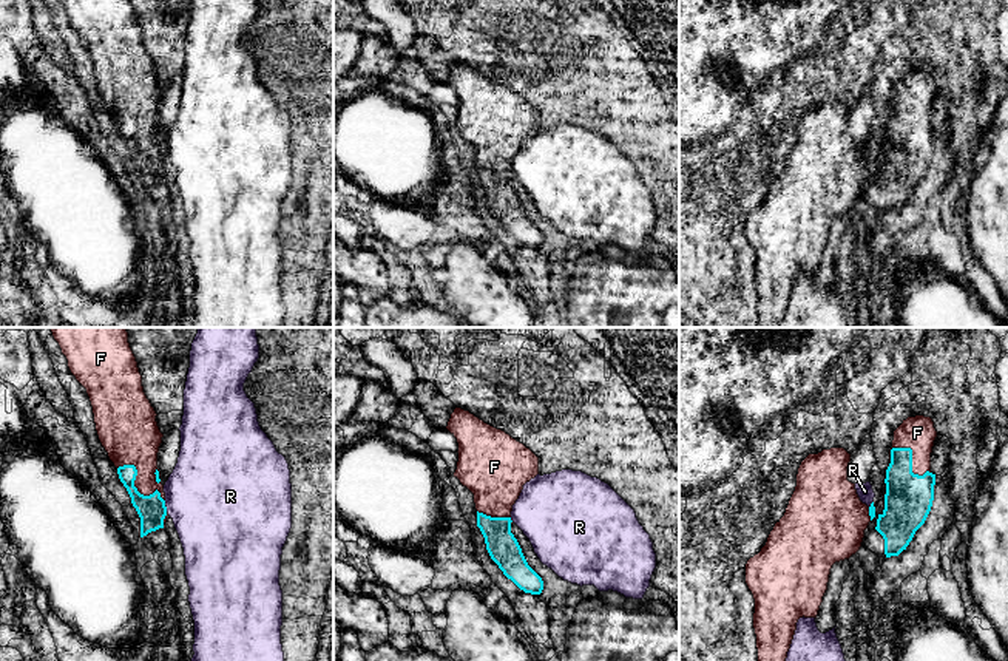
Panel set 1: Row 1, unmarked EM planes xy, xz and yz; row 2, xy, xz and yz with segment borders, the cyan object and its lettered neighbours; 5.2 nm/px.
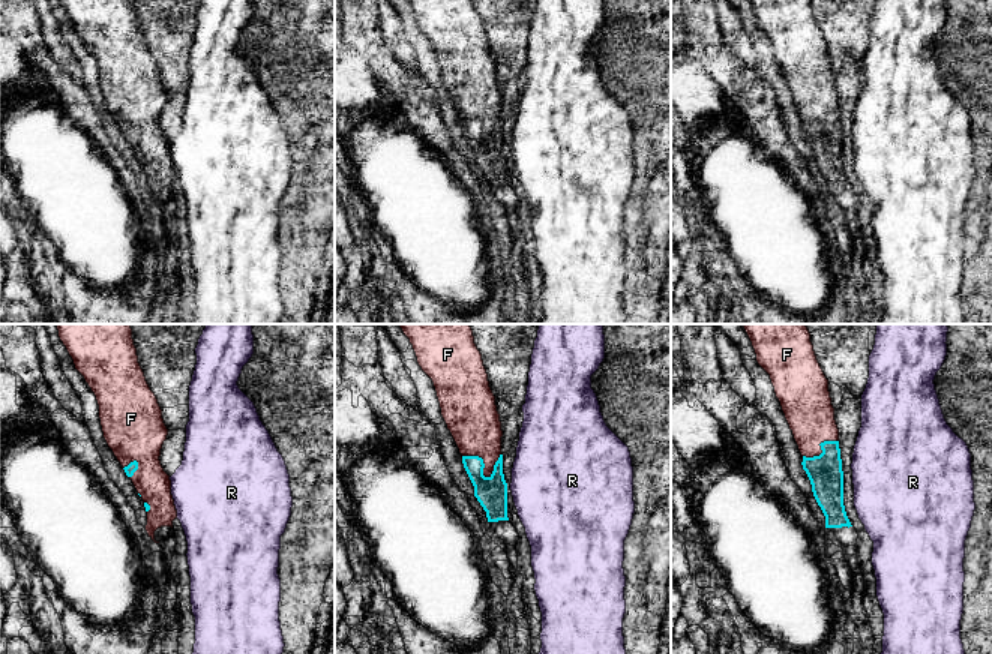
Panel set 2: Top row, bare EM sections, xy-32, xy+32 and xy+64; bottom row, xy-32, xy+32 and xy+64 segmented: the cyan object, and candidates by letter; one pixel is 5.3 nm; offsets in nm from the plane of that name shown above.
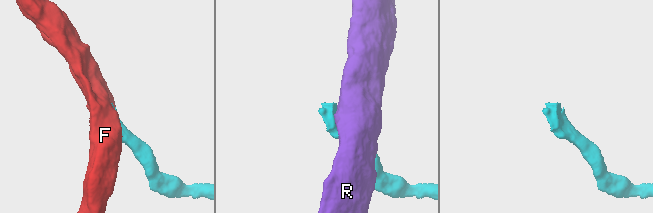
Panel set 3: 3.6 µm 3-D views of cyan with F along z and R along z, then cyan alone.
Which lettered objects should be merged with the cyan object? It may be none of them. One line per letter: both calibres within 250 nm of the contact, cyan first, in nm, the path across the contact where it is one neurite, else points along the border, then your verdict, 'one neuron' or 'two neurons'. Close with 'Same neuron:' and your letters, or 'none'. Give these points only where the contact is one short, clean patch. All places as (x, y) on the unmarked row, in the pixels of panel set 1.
F: 150 nm thick on the cyan side, 280 nm on the other; one neuron
R: 150 nm thick on the cyan side, 480 nm on the other; border along xy (164, 155), (167, 166); two neurons
Same neuron: F

